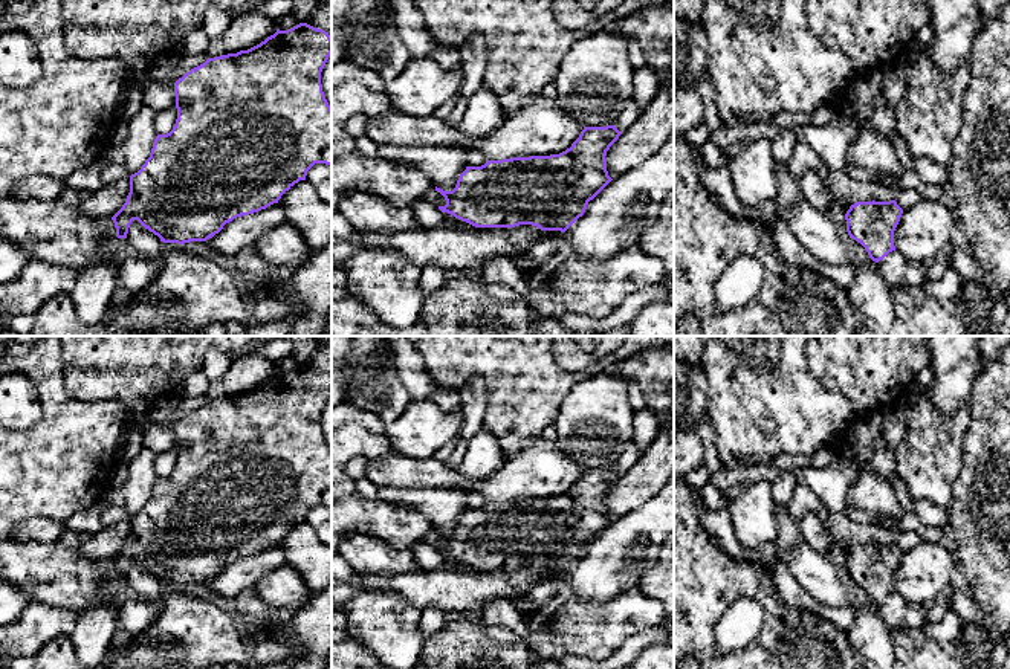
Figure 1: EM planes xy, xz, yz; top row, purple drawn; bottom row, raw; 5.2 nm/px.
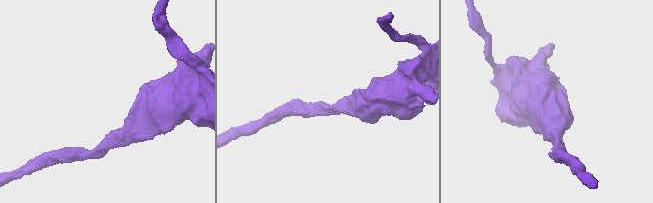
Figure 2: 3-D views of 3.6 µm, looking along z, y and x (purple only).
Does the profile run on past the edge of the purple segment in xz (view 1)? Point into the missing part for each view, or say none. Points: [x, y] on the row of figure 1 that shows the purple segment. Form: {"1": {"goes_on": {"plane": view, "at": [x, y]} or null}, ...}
{"1": {"goes_on": null}}

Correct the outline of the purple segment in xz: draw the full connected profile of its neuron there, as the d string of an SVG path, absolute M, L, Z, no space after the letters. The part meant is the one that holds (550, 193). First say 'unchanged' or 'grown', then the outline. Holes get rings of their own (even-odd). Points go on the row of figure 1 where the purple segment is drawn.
unchanged; M614 125L584 127L571 147L559 154L486 160L481 166L466 166L452 191L435 186L446 200L439 209L475 228L532 225L541 231L565 232L584 215L588 202L613 180L605 156L620 134Z

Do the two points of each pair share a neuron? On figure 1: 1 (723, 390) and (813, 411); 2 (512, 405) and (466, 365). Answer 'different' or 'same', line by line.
1: same
2: same

